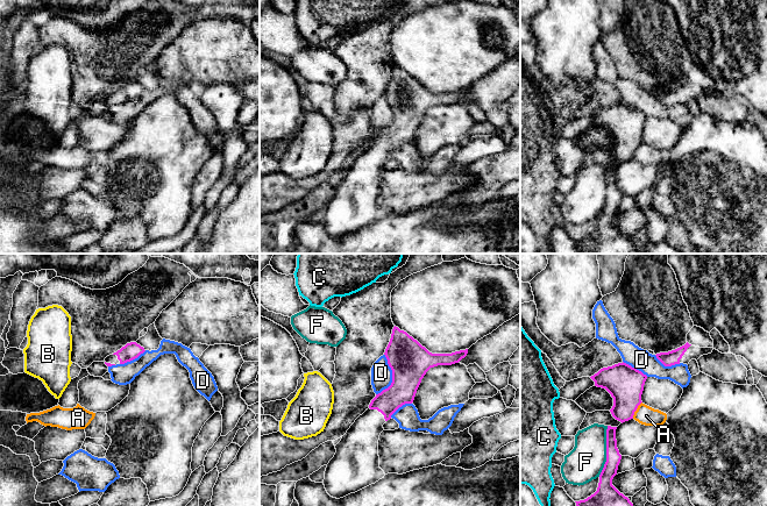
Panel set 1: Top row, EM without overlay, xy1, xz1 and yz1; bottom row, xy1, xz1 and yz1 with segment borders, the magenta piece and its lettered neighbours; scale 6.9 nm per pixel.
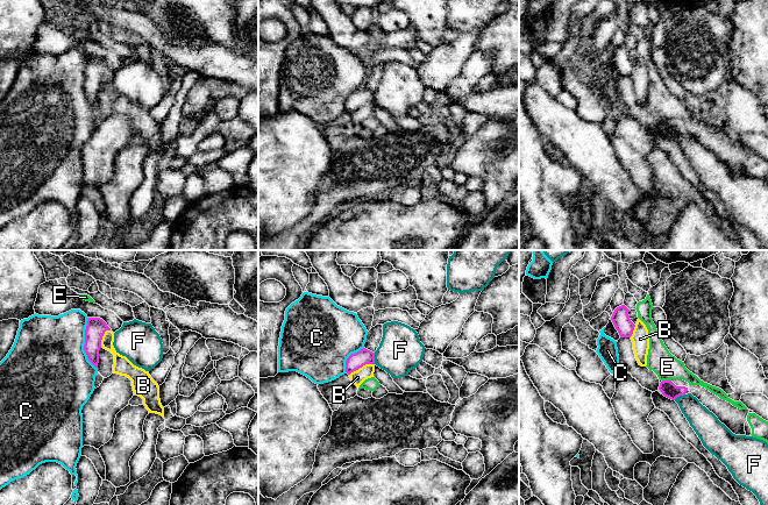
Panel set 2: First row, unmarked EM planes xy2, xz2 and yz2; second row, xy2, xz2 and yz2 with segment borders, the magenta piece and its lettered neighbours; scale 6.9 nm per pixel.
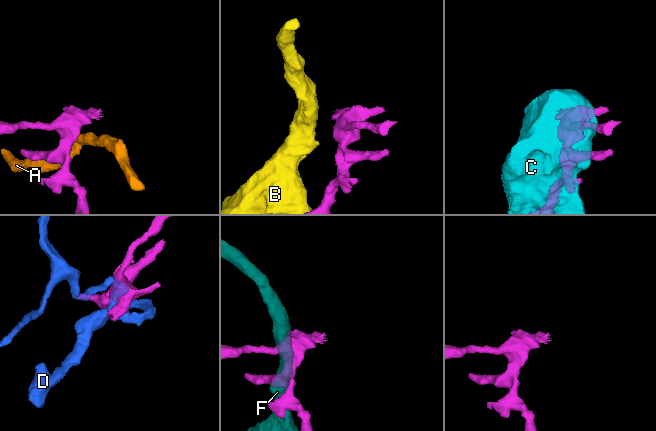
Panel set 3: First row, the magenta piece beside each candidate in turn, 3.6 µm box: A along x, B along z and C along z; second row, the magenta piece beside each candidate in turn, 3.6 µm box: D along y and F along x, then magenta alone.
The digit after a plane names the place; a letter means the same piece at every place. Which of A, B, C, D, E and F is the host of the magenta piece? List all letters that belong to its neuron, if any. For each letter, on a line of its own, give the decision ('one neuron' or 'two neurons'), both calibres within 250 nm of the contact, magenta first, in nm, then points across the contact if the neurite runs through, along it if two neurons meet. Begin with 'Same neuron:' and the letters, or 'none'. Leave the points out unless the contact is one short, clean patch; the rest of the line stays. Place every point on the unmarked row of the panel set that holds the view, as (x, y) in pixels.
Same neuron: none
A: two neurons | 260/130 nm | along yz1 (641, 141), (632, 157)
B: two neurons | 110/100 nm | along xz2 (372, 102), (365, 102), (349, 114)
C: two neurons | 140/460 nm
D: two neurons | 280/140 nm
E: two neurons | 110/180 nm | along yz2 (670, 119), (662, 121)
F: two neurons | 110/260 nm

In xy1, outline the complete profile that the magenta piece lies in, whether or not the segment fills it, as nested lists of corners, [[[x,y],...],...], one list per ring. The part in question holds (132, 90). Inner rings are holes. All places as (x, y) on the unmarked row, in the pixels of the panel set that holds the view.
[[[130,81],[130,83],[127,83],[125,86],[122,86],[116,92],[107,95],[104,101],[107,106],[125,104],[127,101],[130,101],[137,98],[144,91],[145,90],[143,86],[141,86],[136,81]]]

